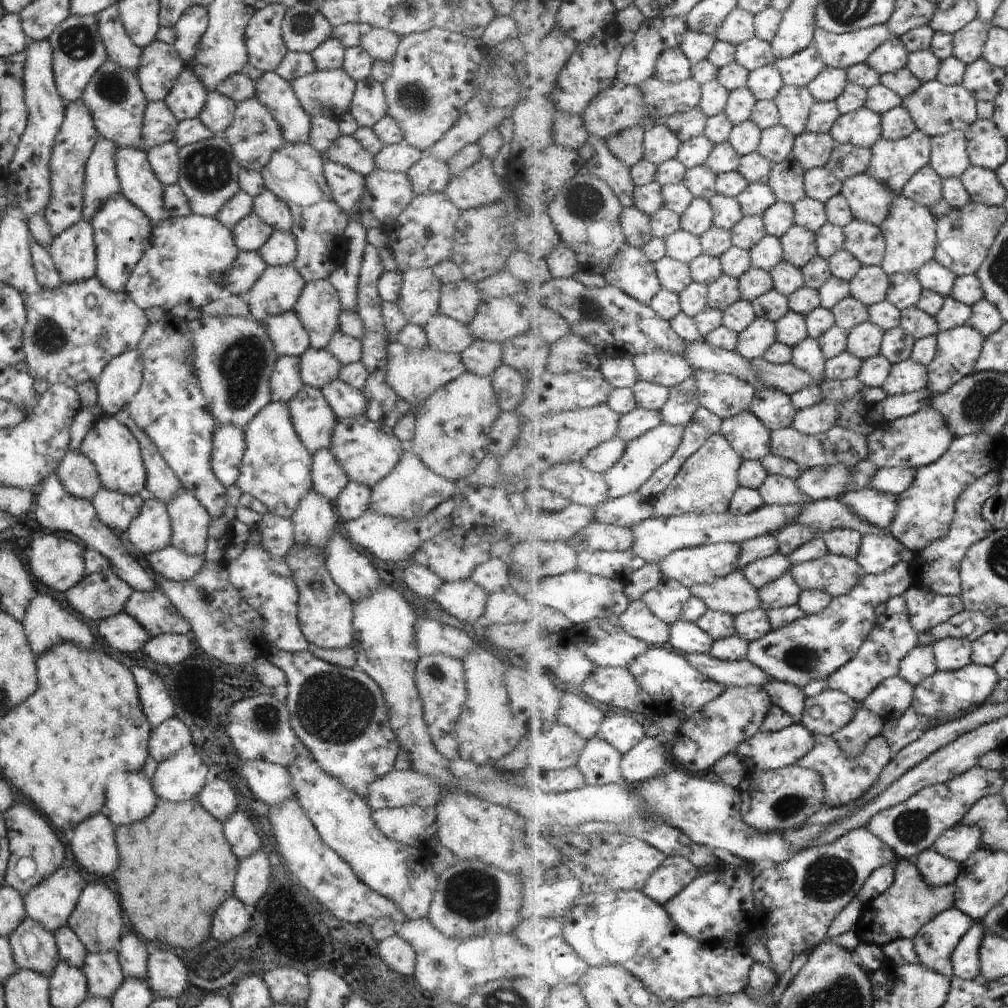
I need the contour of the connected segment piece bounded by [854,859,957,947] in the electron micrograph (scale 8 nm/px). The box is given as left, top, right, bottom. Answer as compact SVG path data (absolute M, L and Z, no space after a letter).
M902 859L896 882L884 894L865 904L860 924L854 929L860 942L883 947L898 939L915 939L920 930L940 913L956 907L957 885L930 886L915 860Z

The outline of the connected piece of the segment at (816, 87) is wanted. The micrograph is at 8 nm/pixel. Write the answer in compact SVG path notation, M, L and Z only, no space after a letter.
M826 67L816 80L807 87L812 91L817 101L834 102L844 94L850 80L847 69Z

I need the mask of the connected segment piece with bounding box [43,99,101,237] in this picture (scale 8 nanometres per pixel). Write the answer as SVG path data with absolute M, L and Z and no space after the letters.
M78 99L66 103L63 123L57 132L55 143L52 145L51 159L49 160L49 183L51 193L48 204L43 210L44 218L48 221L49 231L55 237L68 230L81 219L83 184L85 166L94 148L100 139L100 134L94 126L87 104Z

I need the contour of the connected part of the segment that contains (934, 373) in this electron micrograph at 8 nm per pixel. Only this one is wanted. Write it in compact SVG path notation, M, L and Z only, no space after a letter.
M968 324L942 331L938 335L939 351L928 368L931 387L942 394L975 372L988 337Z

